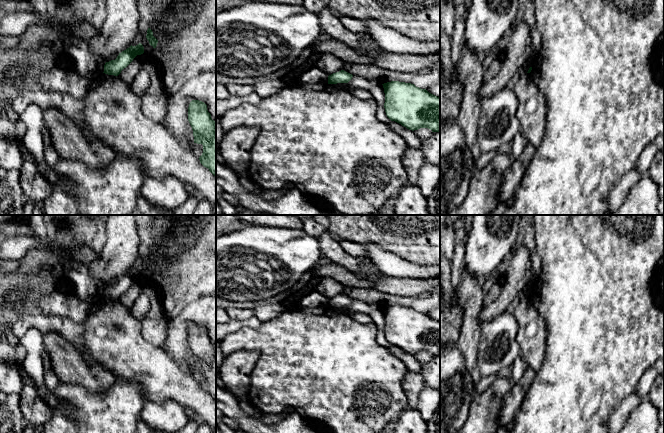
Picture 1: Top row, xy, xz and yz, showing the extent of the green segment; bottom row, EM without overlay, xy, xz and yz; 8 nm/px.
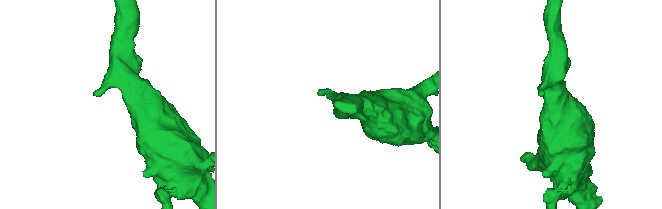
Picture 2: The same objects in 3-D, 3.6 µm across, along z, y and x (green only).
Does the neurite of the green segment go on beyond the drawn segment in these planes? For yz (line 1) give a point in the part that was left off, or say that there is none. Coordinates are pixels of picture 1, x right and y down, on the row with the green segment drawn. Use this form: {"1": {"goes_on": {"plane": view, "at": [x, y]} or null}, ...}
{"1": {"goes_on": null}}

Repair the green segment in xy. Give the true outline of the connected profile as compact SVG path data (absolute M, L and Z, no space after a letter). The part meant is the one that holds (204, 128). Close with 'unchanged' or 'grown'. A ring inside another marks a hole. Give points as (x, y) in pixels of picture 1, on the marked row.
M192 100L188 107L188 121L193 130L194 143L203 145L200 163L216 177L216 122L211 118L207 105Z; unchanged

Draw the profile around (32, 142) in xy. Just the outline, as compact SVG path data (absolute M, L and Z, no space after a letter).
M33 102L19 117L26 125L26 133L21 145L35 157L39 173L45 179L47 177L47 164L44 159L44 143L42 140L42 129L45 127L43 111Z

